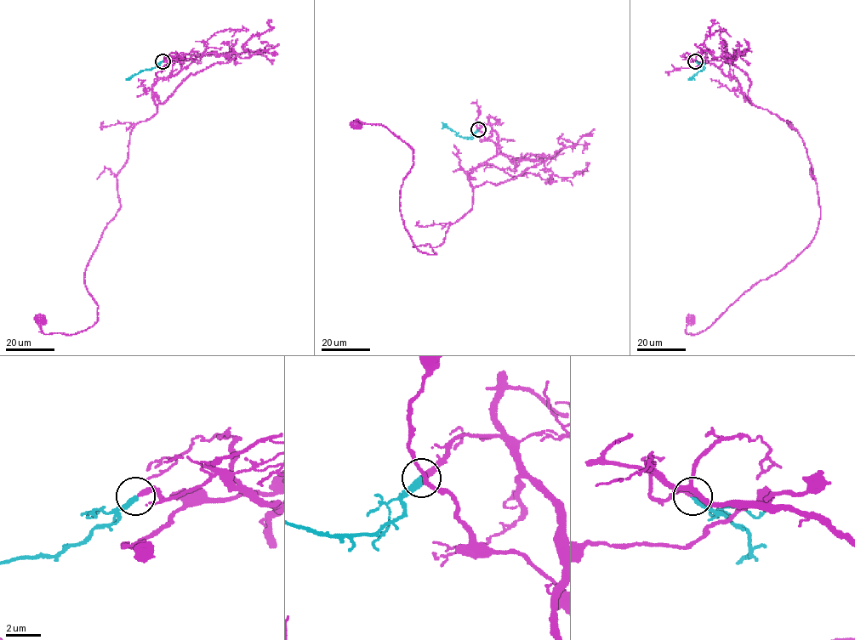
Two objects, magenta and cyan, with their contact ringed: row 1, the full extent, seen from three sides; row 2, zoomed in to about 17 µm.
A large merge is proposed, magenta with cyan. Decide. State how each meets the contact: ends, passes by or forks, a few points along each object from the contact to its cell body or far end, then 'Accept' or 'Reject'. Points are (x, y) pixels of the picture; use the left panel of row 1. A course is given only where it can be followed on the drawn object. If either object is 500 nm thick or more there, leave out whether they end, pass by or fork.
At the ring magenta ends. At the ring cyan ends. Course of magenta: (162, 60), (181, 69), (130, 132), (121, 206), (84, 270), (98, 320), (69, 335), (42, 319). Course of cyan: (162, 60), (151, 69), (141, 70), (126, 80). Accept

